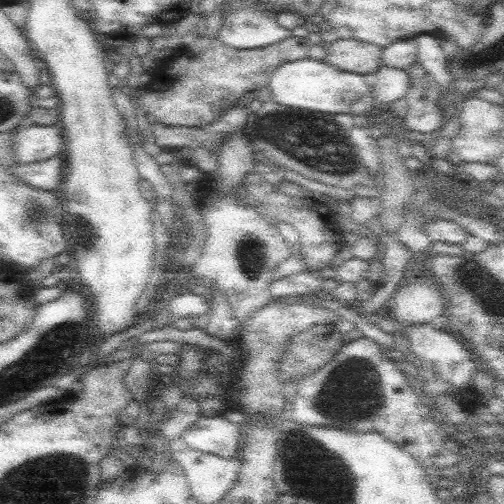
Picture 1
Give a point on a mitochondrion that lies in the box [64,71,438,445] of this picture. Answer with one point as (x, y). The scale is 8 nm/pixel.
(353, 394)

